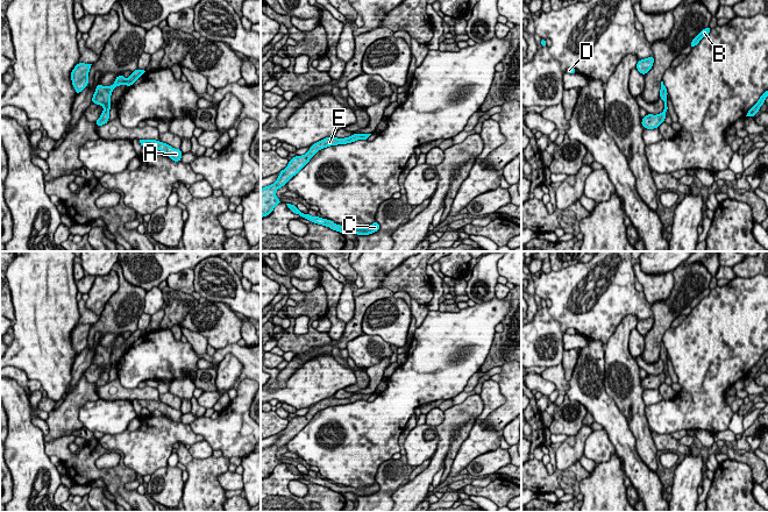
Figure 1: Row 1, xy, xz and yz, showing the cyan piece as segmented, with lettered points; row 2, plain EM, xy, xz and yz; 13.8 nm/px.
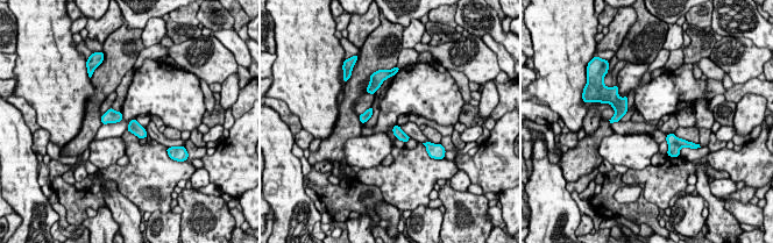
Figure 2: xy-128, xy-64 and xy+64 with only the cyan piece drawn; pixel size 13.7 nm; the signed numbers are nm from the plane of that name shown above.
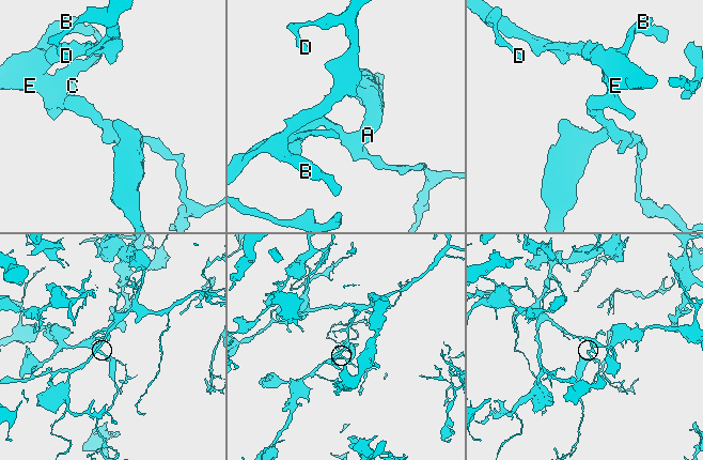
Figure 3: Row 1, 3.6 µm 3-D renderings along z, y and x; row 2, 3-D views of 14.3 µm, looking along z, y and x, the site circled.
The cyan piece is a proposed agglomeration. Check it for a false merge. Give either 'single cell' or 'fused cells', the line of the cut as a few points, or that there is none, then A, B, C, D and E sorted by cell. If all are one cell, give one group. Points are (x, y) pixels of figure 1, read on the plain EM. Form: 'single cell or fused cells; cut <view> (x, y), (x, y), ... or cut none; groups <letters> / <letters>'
single cell; cut none; groups A B C D E

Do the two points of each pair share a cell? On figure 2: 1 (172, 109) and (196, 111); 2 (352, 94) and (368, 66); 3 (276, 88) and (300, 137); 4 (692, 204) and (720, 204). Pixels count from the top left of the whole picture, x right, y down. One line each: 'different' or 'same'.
1: same
2: same
3: different
4: different

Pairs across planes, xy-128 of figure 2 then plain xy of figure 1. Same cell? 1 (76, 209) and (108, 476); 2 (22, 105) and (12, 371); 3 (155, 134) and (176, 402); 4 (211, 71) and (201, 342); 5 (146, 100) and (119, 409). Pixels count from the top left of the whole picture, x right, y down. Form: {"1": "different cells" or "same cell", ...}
{"1": "same cell", "2": "same cell", "3": "different cells", "4": "different cells", "5": "same cell"}

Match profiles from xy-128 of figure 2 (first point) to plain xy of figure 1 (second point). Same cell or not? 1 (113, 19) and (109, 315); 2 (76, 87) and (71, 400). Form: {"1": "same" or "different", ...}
{"1": "different", "2": "different"}

